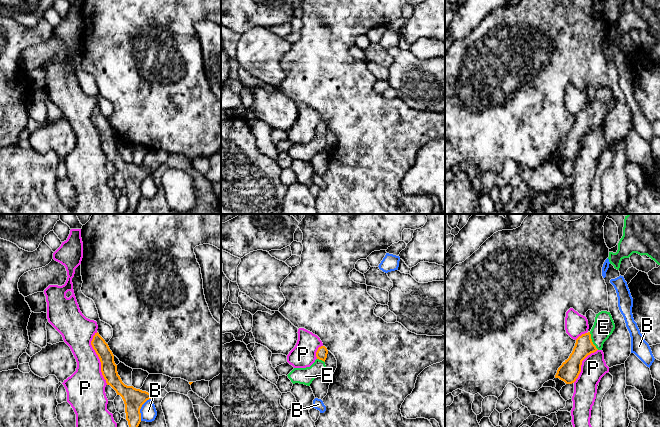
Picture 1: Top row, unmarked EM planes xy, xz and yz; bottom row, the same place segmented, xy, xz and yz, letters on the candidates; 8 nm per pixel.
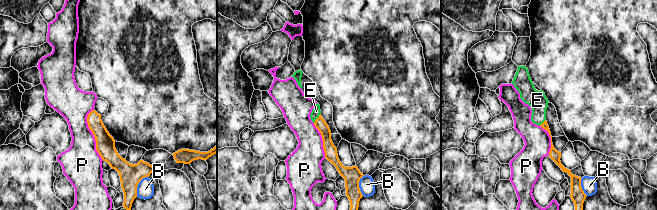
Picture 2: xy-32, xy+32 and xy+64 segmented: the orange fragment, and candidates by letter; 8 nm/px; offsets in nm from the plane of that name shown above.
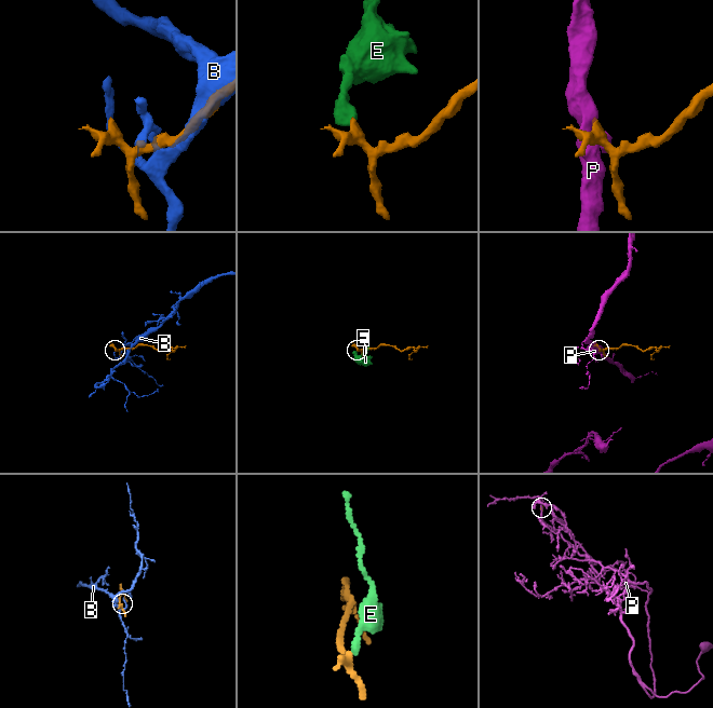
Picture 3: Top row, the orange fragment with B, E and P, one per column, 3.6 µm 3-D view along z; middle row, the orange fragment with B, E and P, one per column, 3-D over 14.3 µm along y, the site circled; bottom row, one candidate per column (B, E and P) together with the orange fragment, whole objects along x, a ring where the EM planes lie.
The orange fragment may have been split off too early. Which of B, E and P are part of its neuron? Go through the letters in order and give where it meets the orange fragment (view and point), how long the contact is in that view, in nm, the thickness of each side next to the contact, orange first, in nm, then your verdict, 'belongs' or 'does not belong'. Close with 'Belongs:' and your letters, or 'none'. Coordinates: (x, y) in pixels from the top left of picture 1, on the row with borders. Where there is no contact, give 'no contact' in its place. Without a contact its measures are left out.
B: xy (140, 408) | 200 nm | 170/130 nm | does not belong
E: yz (591, 341) | 160 nm | 150/170 nm | belongs
P: xy (99, 358) | 440 nm | 130/300 nm | does not belong
Belongs: E

